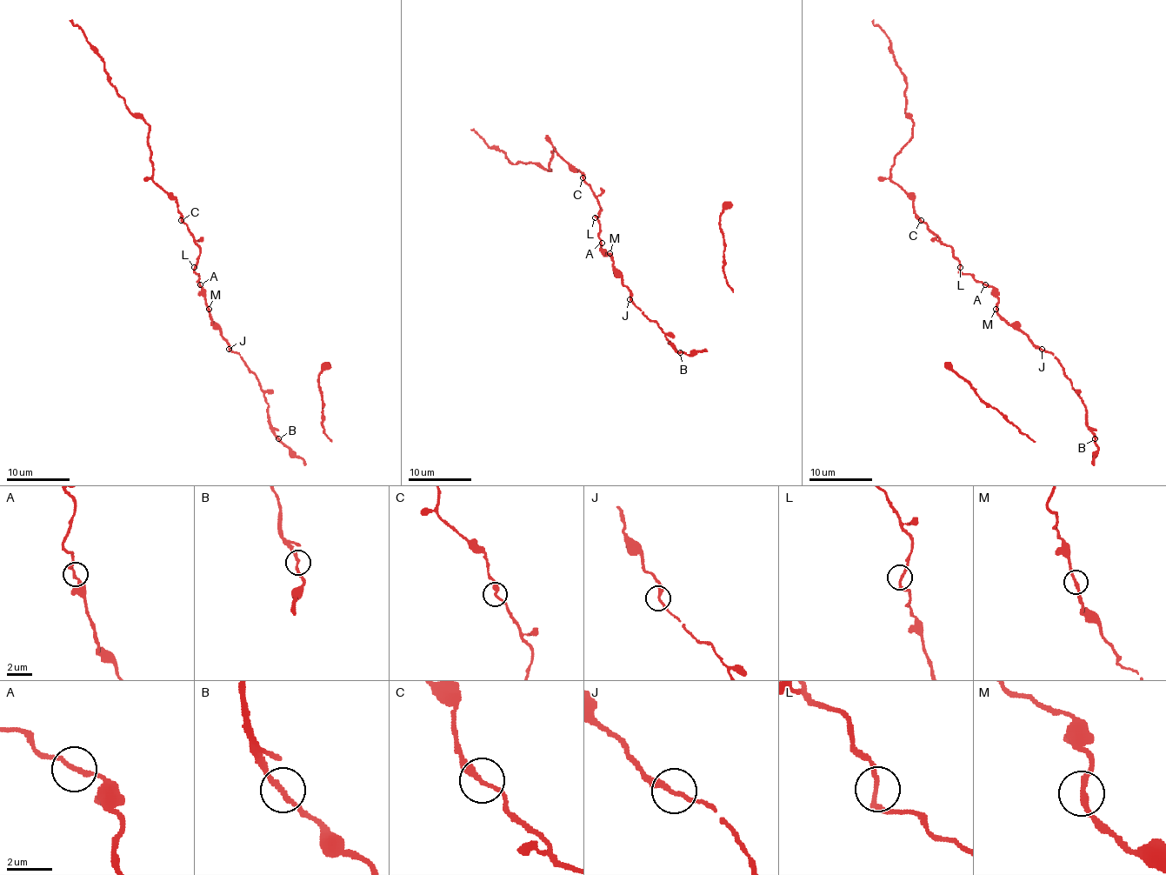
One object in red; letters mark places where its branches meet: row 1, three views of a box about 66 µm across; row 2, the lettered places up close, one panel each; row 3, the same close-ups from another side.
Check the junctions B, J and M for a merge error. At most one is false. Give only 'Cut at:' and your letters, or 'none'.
Cut at: none

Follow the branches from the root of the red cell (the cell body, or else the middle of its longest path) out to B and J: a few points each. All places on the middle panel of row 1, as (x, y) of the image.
B: (610, 255), (614, 270), (622, 278), (631, 300), (649, 319), (658, 323), (669, 343), (680, 352)
J: (610, 255), (614, 270), (628, 290), (629, 299)

